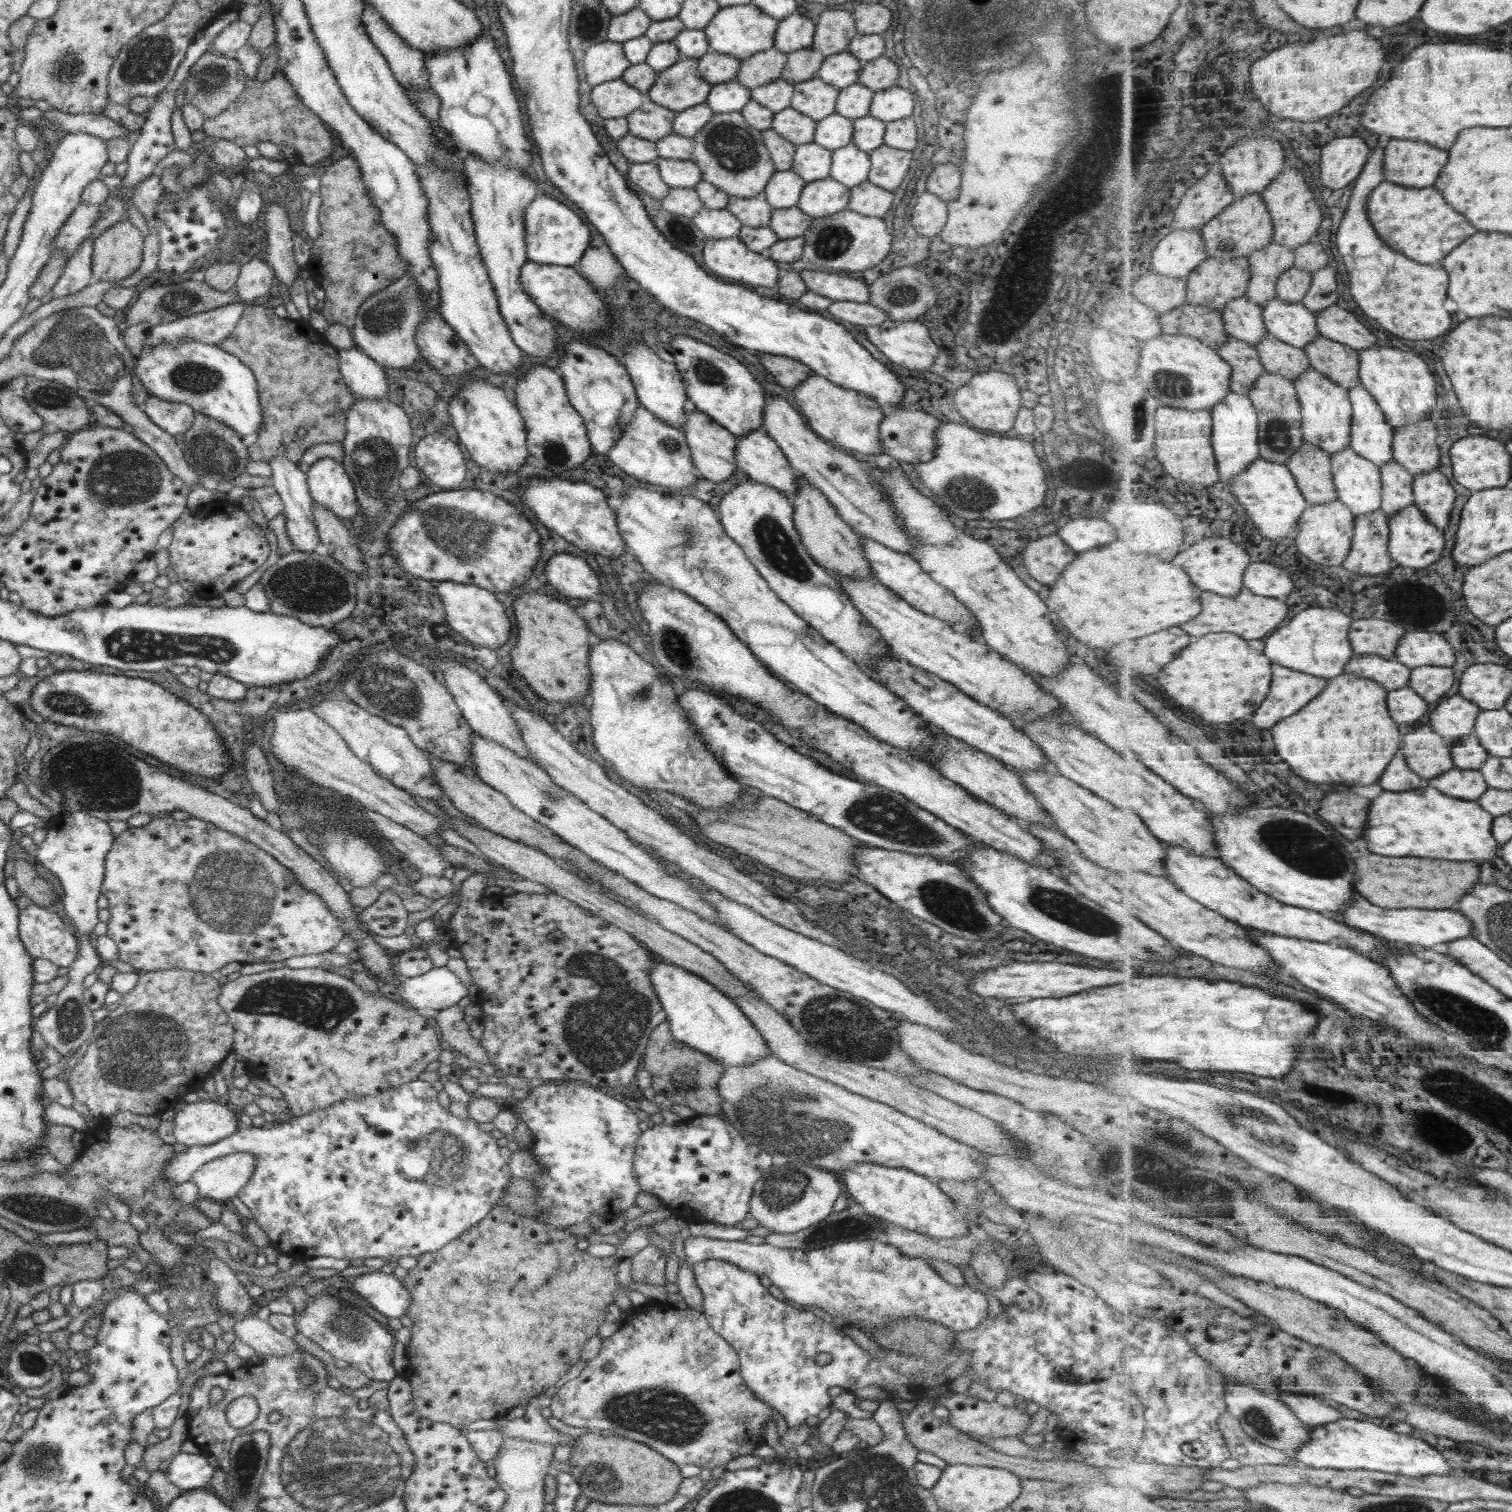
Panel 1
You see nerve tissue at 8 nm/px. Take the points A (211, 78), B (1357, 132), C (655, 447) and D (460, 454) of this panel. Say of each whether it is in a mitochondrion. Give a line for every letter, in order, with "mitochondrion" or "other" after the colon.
A: mitochondrion
B: other
C: other
D: other

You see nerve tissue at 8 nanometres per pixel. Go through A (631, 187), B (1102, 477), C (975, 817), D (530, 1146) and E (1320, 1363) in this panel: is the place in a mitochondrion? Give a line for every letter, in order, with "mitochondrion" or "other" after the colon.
A: other
B: other
C: other
D: other
E: mitochondrion

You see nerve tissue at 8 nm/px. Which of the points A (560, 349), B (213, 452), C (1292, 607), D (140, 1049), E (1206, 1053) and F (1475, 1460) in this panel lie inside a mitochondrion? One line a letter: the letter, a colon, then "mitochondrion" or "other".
A: other
B: mitochondrion
C: other
D: mitochondrion
E: other
F: other

